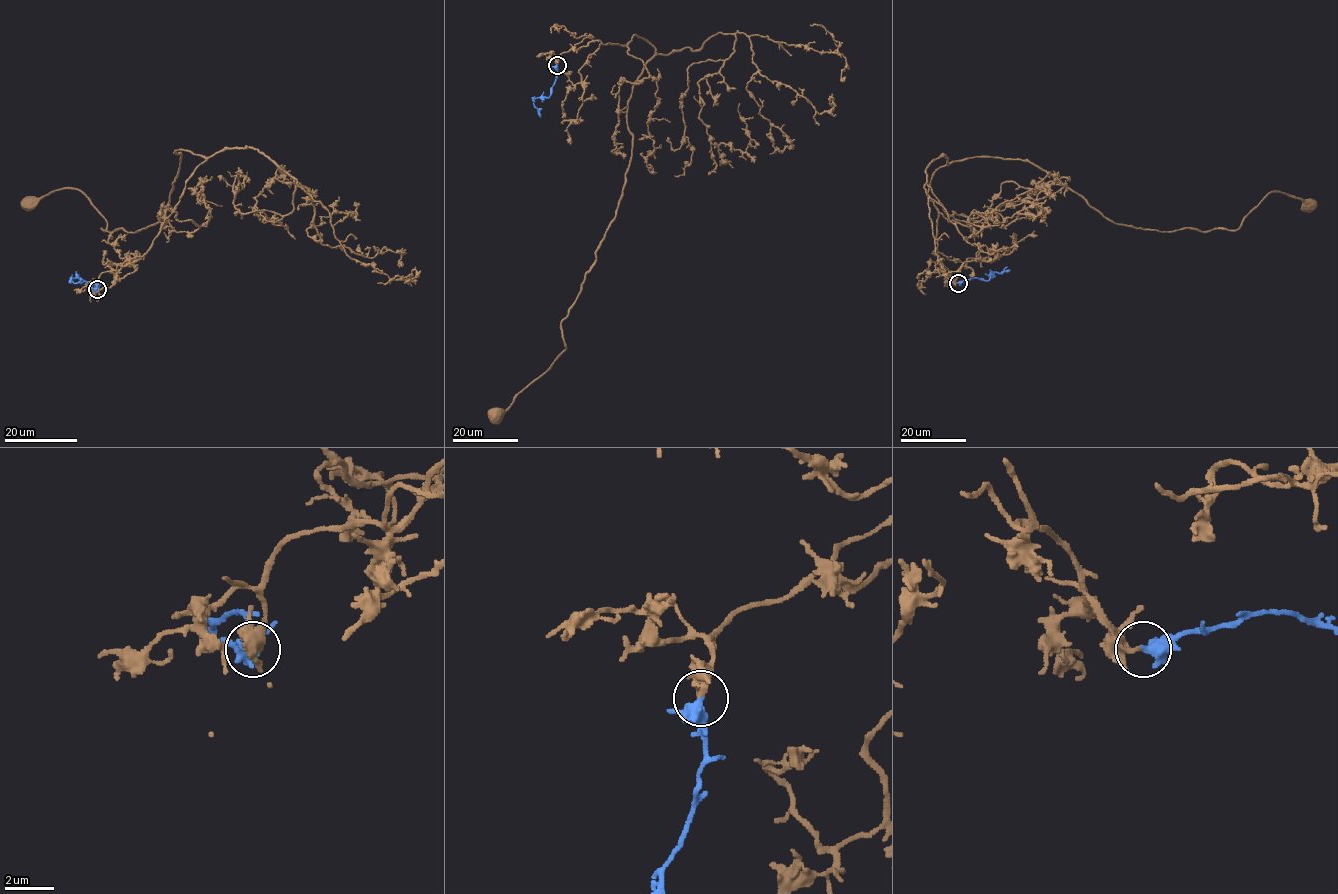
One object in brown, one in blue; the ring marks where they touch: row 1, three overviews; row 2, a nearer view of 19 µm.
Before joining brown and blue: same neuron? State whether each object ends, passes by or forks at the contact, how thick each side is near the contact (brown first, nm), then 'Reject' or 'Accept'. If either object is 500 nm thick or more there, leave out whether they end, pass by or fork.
At the ring brown passes by. At the ring blue forks. Thickness 240 nm (brown) against 340 nm. Accept

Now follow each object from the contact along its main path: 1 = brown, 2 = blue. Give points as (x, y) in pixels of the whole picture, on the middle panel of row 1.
1: (557, 64), (598, 40), (635, 34), (655, 48), (628, 104), (623, 196), (561, 322), (566, 347), (494, 415)
2: (557, 65), (551, 94), (534, 100), (540, 117)

